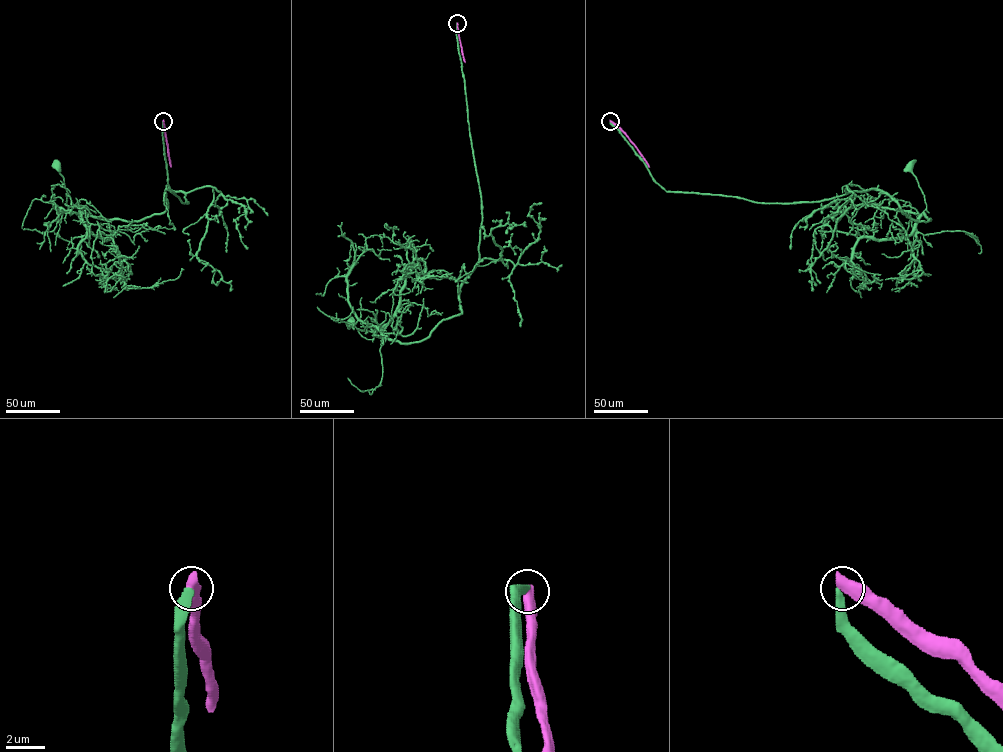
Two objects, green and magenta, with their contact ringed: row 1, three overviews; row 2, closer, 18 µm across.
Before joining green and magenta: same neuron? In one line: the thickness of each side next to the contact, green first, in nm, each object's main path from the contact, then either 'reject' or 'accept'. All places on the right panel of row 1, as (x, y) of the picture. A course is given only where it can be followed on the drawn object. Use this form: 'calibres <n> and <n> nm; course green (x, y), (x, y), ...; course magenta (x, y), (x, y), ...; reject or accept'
calibres 440 and 650 nm; course green (610, 121), (667, 191), (791, 203), (880, 189), (907, 216), (927, 221), (924, 195), (909, 165); course magenta (610, 121), (623, 132), (649, 167); reject

